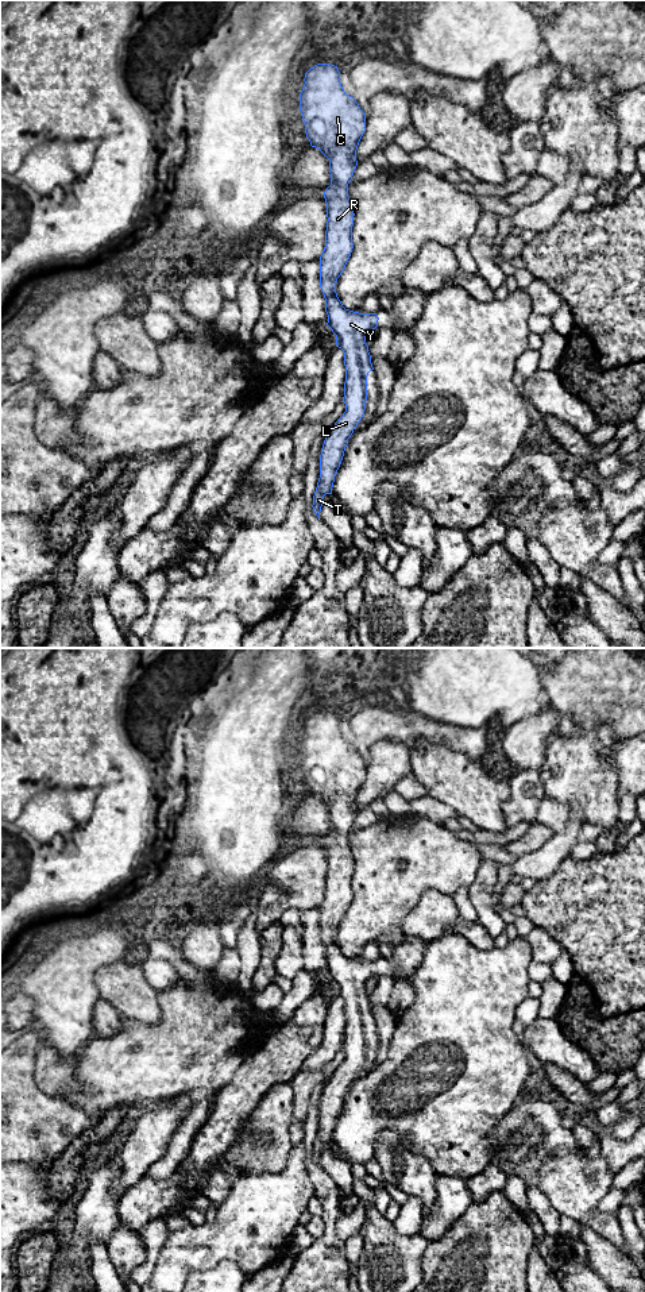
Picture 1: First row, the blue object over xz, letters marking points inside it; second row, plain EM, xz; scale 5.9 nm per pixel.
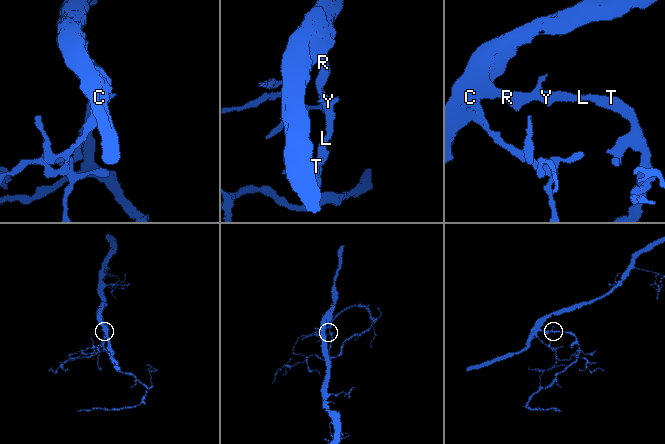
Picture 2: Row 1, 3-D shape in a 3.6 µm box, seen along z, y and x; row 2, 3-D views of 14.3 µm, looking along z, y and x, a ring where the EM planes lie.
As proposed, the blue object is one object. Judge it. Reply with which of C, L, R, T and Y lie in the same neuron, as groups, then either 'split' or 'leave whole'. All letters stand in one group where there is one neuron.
groups C L R T Y; leave whole

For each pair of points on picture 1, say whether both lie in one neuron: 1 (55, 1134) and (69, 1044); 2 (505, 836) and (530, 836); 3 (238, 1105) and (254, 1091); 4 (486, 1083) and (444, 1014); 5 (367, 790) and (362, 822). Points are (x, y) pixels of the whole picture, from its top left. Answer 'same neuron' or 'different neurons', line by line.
1: different neurons
2: different neurons
3: same neuron
4: same neuron
5: different neurons

